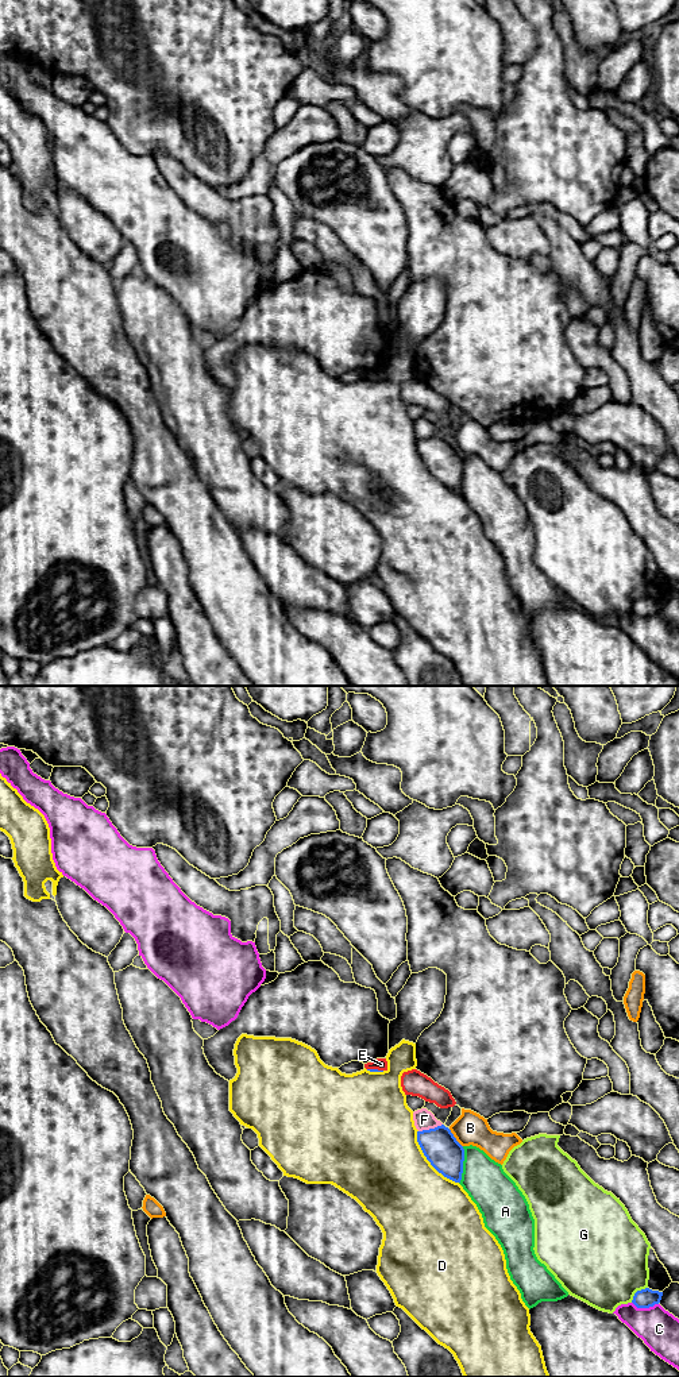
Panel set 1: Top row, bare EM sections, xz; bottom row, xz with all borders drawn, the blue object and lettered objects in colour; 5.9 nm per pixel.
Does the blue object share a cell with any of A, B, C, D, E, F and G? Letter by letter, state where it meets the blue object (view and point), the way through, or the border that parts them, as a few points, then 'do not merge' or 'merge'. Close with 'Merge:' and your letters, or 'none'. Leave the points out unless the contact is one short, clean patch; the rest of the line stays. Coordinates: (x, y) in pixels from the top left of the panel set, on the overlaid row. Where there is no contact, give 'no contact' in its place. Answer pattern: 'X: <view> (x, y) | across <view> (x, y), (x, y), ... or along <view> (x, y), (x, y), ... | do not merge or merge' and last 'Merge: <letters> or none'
A: xz (462, 1165) | do not merge
B: xz (455, 1138) | do not merge
C: xz (645, 1307) | do not merge
D: xz (428, 1160) | do not merge
E: xz (375, 1069) | along xz (367, 1068), (382, 1071) | do not merge
F: xz (429, 1129) | do not merge
G: xz (636, 1292) | do not merge
Merge: none

